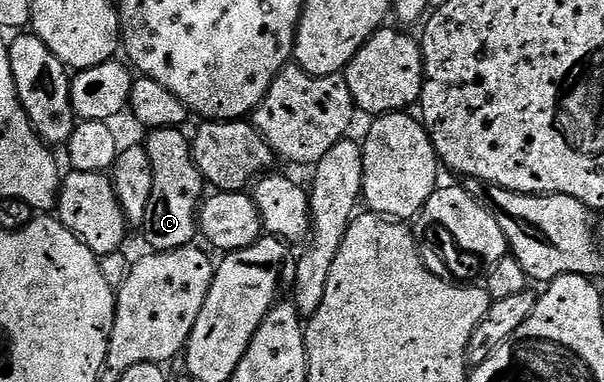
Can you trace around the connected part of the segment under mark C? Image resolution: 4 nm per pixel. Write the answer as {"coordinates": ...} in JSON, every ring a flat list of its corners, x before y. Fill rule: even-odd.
{"coordinates":[[157,128,145,141,153,166,153,194,149,194,149,210,145,210,141,231,148,249,157,252,188,247,199,232,197,213,205,196,205,181,191,153,191,140,185,133,177,128]]}

